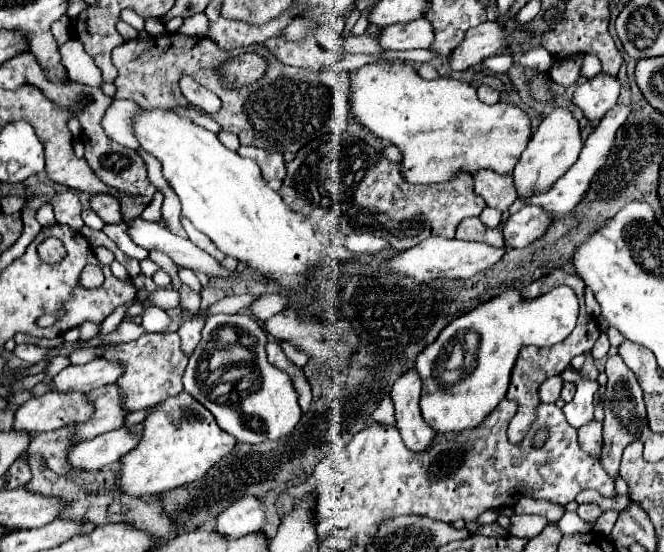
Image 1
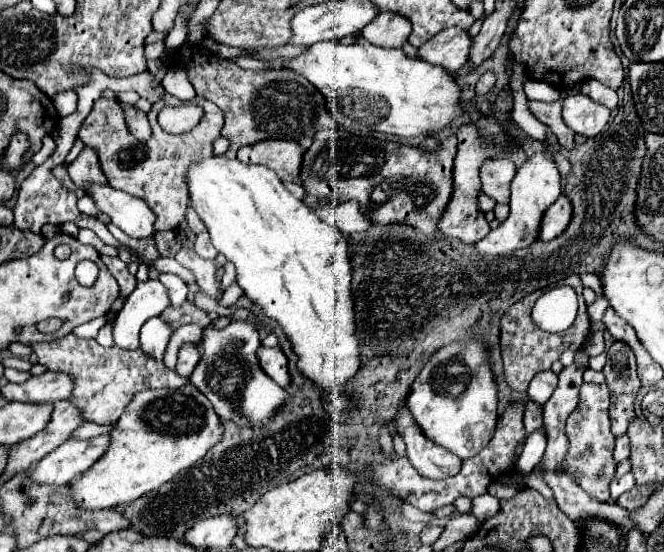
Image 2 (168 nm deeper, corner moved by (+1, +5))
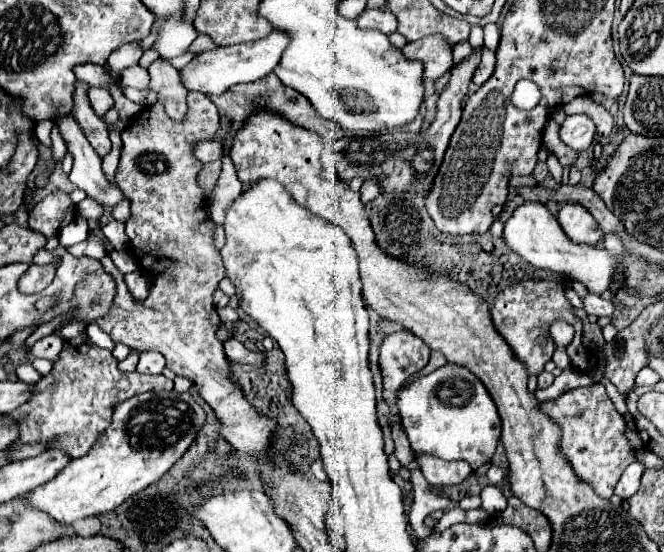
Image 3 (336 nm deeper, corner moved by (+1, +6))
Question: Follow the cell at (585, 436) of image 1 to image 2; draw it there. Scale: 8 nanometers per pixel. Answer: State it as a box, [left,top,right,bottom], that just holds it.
[560,383,616,501]

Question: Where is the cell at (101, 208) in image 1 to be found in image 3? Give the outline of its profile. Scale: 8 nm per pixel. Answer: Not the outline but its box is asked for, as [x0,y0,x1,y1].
[72,82,112,158]

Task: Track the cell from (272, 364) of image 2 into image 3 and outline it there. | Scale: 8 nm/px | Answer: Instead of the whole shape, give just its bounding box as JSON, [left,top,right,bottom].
[224,338,266,368]

